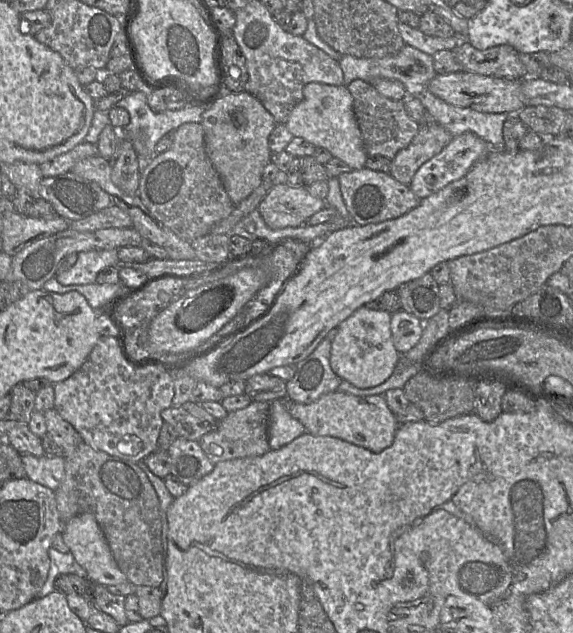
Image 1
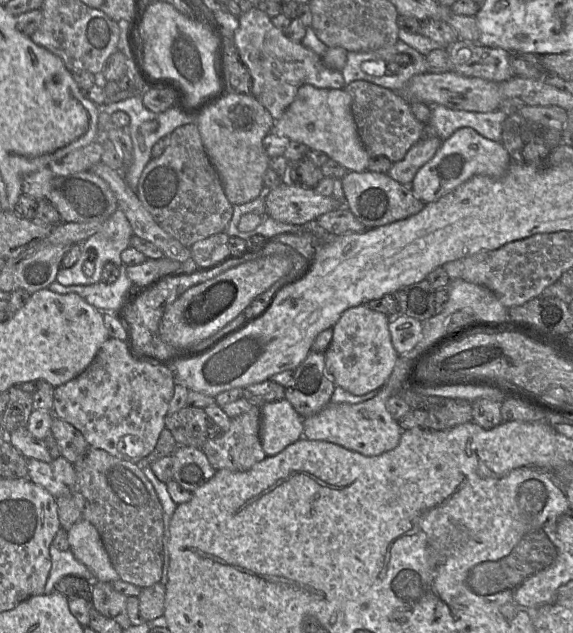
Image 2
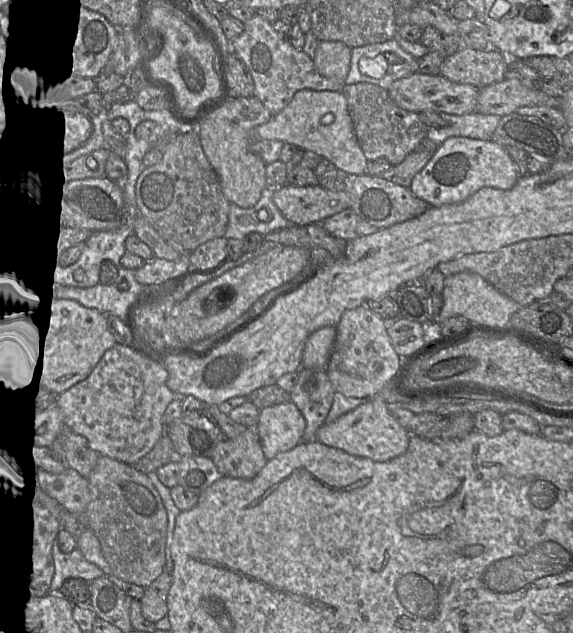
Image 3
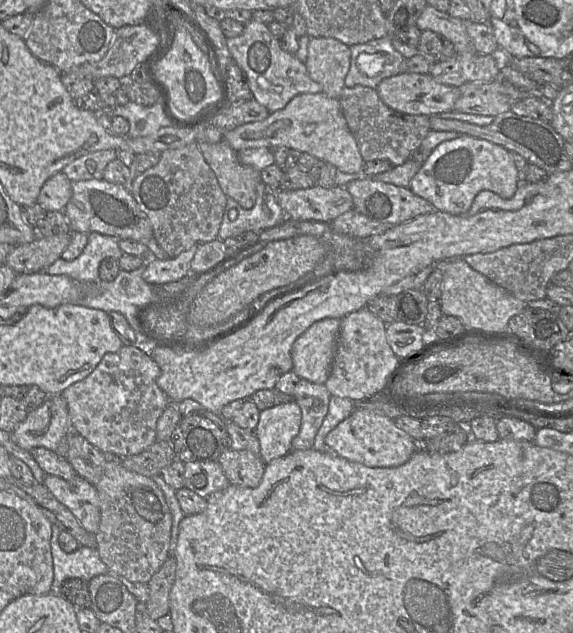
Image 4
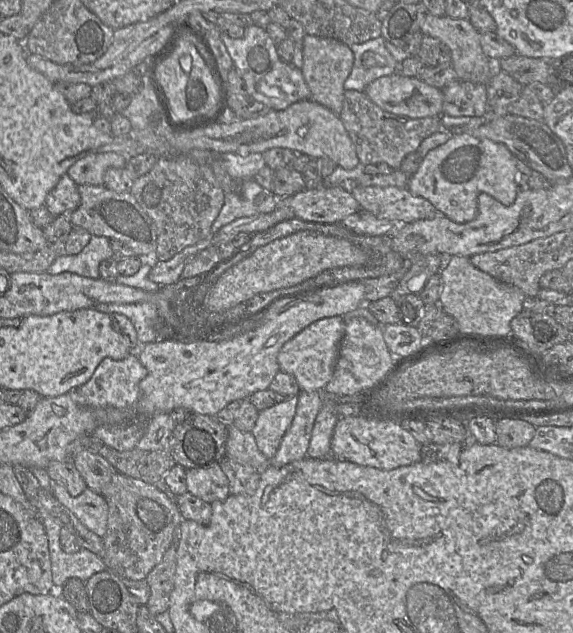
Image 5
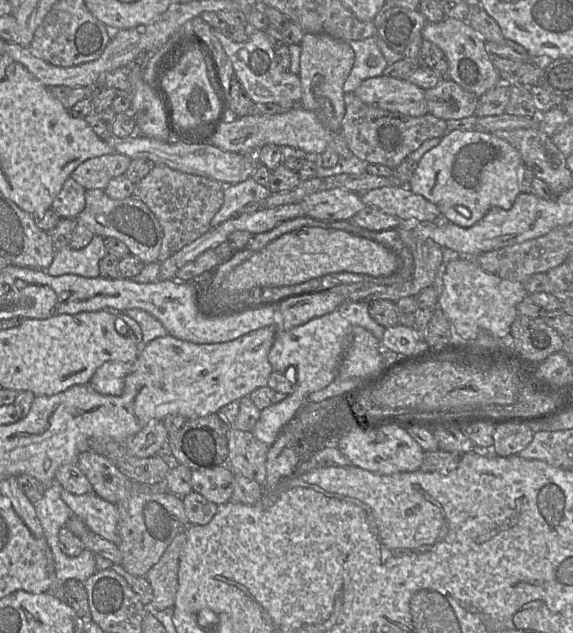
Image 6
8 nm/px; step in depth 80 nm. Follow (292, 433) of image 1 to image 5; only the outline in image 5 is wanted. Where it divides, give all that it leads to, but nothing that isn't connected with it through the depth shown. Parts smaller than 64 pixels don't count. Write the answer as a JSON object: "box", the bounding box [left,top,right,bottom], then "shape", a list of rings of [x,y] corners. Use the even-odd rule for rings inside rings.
{"box":[251,396,298,460],"shape":[[[298,396],[259,411],[257,421],[251,433],[258,449],[269,460],[276,454],[281,440],[290,427],[296,413]]]}

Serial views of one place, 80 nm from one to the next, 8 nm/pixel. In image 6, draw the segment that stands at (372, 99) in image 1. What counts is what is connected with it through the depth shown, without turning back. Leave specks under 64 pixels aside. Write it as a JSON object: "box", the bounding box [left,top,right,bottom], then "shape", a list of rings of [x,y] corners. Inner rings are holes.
{"box":[342,92,447,169],"shape":[[[353,92],[344,94],[345,116],[342,121],[342,134],[350,151],[370,164],[382,164],[395,169],[424,141],[442,138],[447,133],[446,121],[430,113],[412,117],[373,107],[360,100]]]}

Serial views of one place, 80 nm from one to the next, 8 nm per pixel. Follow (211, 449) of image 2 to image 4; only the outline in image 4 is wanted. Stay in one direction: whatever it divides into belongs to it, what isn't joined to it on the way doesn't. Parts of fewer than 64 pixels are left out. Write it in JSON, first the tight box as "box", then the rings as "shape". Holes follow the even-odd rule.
{"box":[217,447,266,488],"shape":[[[230,447],[221,453],[217,461],[230,484],[244,488],[257,487],[266,466],[261,456]]]}

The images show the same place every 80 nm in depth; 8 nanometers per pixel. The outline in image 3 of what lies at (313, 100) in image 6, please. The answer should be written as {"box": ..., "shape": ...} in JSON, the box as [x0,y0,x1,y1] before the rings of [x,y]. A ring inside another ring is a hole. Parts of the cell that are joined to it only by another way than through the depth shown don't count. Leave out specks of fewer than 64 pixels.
{"box":[313,41,351,83],"shape":[[[319,41],[313,62],[317,72],[331,81],[344,83],[351,63],[351,49],[339,41]]]}

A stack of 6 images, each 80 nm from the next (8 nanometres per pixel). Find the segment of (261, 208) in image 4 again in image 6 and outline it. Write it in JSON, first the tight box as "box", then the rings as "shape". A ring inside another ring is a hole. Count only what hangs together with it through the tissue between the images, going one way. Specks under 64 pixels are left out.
{"box":[210,177,271,227],"shape":[[[251,177],[236,184],[223,184],[223,204],[210,222],[217,227],[228,219],[240,216],[240,210],[250,202],[264,202],[271,194],[268,187],[256,183]]]}

